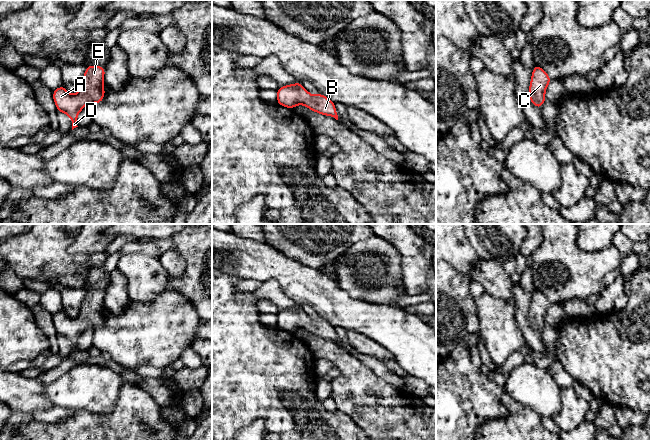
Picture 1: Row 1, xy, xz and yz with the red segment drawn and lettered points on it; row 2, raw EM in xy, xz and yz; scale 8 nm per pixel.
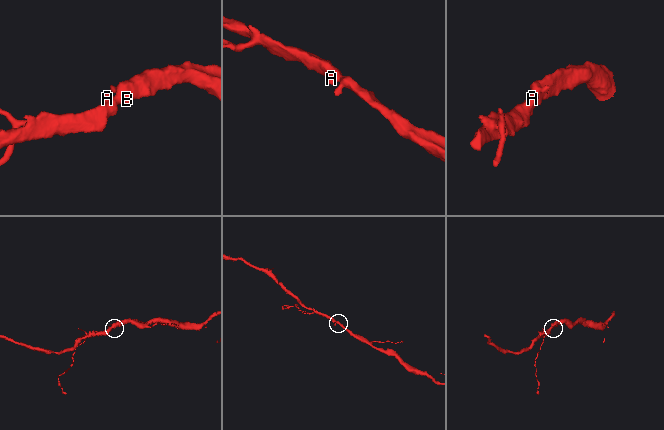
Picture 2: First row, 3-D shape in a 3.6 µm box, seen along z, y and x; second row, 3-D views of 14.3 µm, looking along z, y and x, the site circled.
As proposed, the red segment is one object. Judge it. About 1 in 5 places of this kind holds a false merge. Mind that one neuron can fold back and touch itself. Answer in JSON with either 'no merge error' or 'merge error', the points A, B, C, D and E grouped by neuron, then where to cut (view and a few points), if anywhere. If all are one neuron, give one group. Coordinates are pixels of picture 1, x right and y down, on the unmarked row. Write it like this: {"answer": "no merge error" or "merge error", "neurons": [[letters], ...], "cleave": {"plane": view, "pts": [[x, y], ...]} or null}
{"answer": "no merge error", "neurons": [["A", "B", "C", "D", "E"]], "cleave": null}

